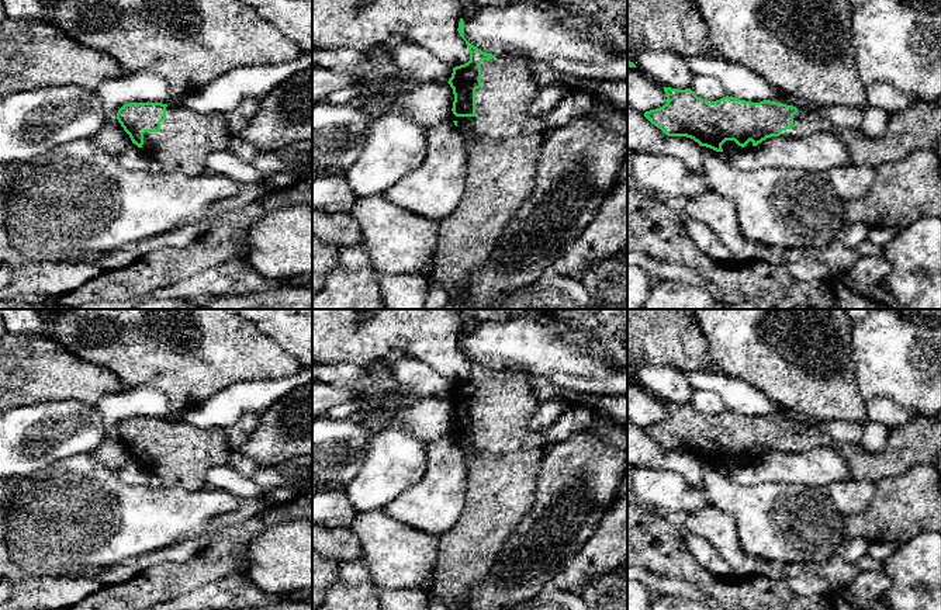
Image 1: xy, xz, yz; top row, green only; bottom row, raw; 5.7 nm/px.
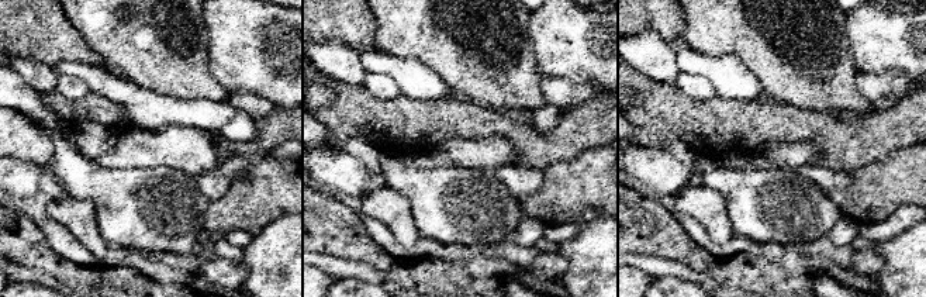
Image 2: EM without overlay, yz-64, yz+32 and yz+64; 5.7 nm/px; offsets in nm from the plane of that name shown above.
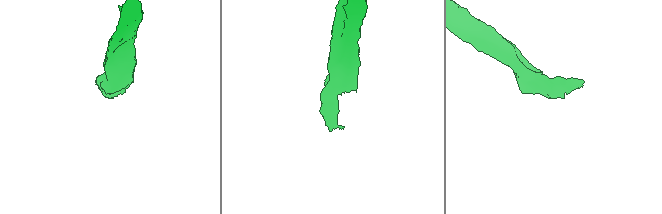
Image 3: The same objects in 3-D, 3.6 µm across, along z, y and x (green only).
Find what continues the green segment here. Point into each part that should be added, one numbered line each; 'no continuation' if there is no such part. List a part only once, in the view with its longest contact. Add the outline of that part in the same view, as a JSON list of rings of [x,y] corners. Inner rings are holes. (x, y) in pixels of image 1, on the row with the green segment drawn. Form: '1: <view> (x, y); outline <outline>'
1: xz (502, 141); outline [[[515,55],[495,56],[481,62],[481,87],[475,90],[475,115],[456,117],[452,111],[450,118],[457,122],[466,143],[466,188],[454,211],[439,222],[439,242],[433,254],[432,271],[425,275],[429,284],[439,283],[442,285],[449,302],[456,304],[471,271],[489,260],[505,228],[534,187],[536,166],[547,135],[543,118],[529,114],[530,104],[537,94],[537,80],[527,59]]]

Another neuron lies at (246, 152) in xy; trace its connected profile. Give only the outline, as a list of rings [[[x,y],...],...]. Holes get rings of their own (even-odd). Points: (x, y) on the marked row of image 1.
[[[236,135],[232,136],[228,150],[232,152],[242,162],[250,164],[257,155],[257,149],[252,143],[238,138]]]

